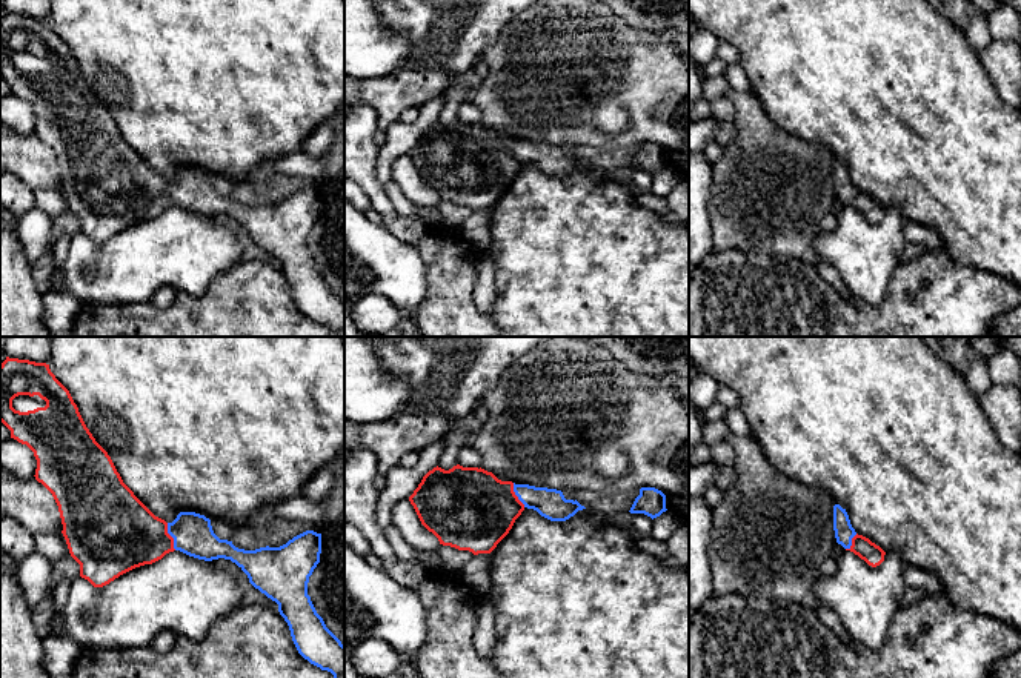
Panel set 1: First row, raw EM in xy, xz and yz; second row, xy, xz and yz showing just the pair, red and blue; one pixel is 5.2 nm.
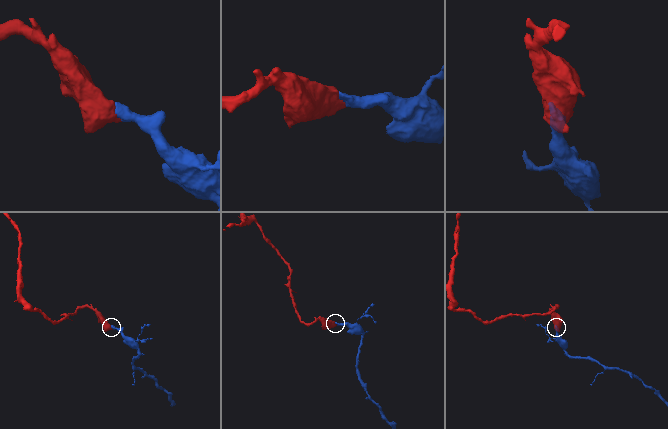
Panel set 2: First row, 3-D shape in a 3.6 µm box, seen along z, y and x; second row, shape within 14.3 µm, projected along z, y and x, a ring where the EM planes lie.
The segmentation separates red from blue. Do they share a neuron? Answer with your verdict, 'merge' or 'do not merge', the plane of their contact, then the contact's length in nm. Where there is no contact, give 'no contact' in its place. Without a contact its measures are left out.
merge | xy | 150 nm

